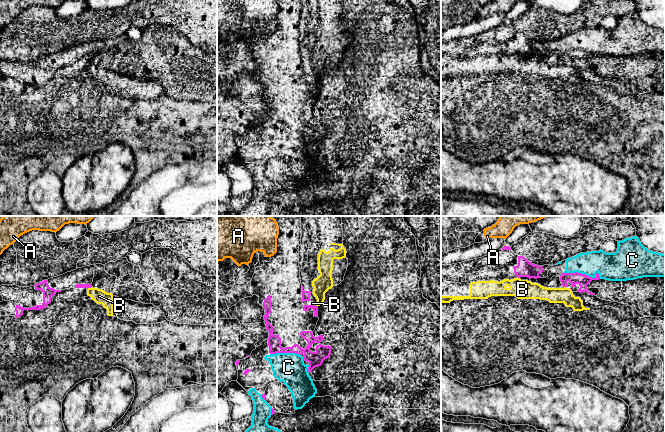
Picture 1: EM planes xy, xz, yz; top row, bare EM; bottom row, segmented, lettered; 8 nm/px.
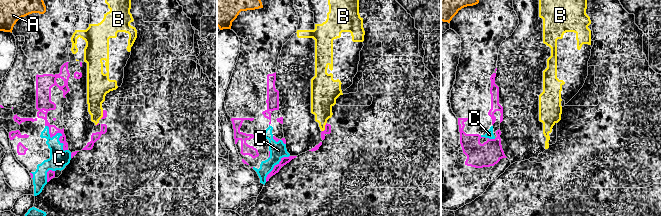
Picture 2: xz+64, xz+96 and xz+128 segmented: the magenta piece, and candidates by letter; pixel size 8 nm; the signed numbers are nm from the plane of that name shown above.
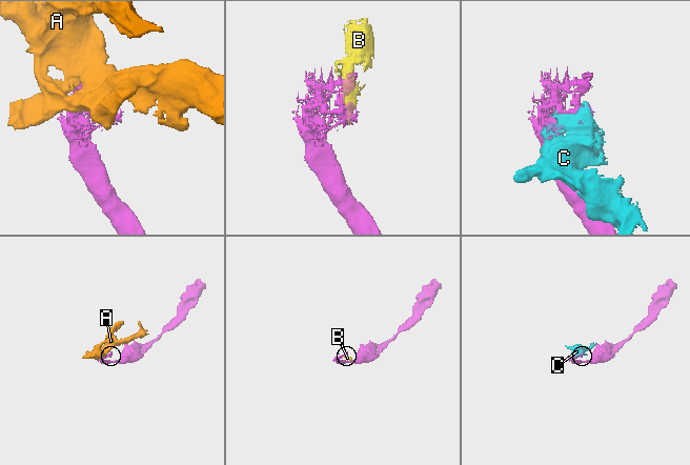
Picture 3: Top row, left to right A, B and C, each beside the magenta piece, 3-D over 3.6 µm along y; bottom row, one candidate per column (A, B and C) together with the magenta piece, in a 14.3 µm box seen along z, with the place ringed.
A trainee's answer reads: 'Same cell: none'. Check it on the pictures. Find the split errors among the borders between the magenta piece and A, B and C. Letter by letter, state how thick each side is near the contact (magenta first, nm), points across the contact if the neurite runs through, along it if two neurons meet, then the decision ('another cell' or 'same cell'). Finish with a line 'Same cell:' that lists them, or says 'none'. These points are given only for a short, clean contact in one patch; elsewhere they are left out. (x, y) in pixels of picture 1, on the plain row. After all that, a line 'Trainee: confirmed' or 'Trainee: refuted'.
A: 30/20 nm | along yz (505, 21), (503, 23) | another cell
B: 40/110 nm | another cell
C: 100/220 nm | another cell
Same cell: none
Trainee: confirmed

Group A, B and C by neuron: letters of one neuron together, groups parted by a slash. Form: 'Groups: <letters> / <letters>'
Groups: A / B / C

